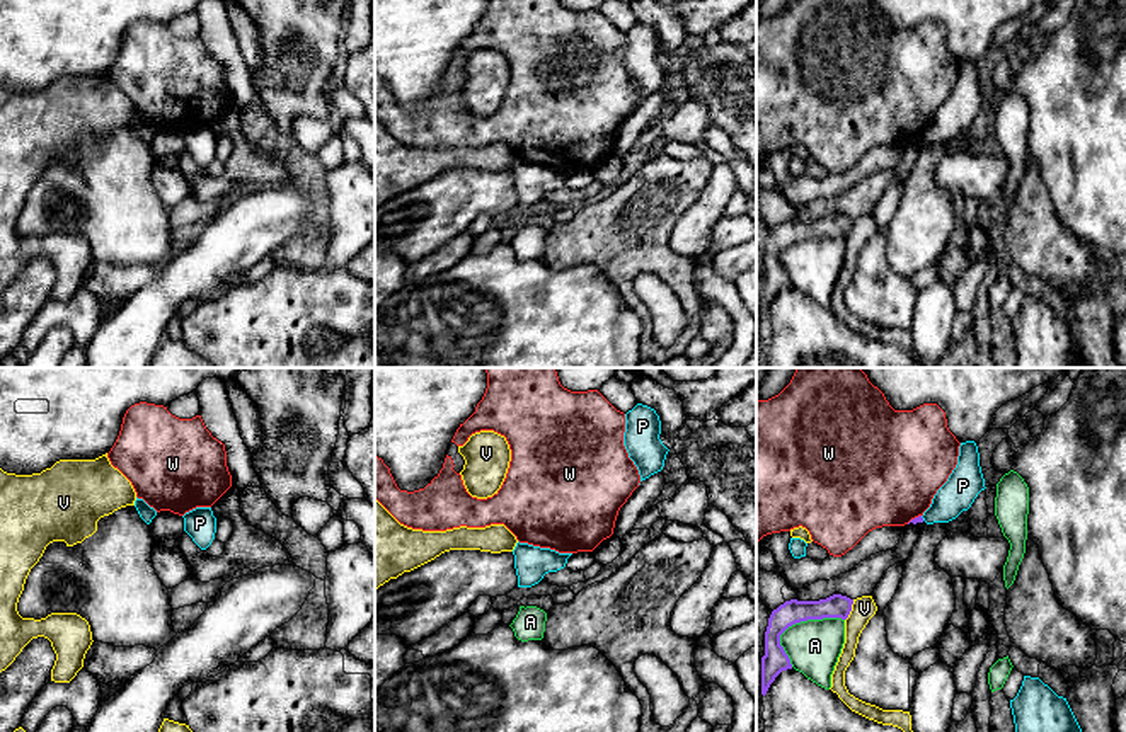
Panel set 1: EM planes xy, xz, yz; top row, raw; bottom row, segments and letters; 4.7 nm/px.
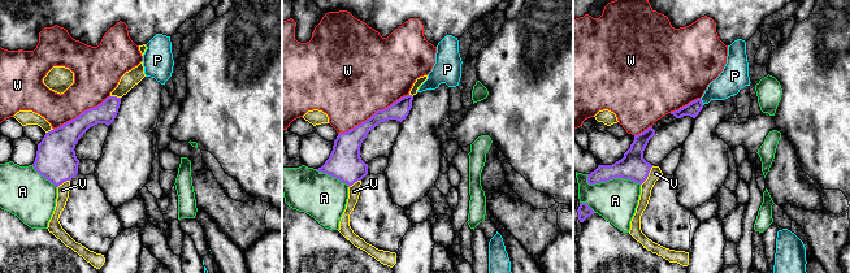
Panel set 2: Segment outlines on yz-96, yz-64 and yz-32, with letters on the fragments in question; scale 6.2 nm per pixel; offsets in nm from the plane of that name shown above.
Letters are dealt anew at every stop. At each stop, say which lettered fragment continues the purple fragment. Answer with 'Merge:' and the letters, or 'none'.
Merge: none

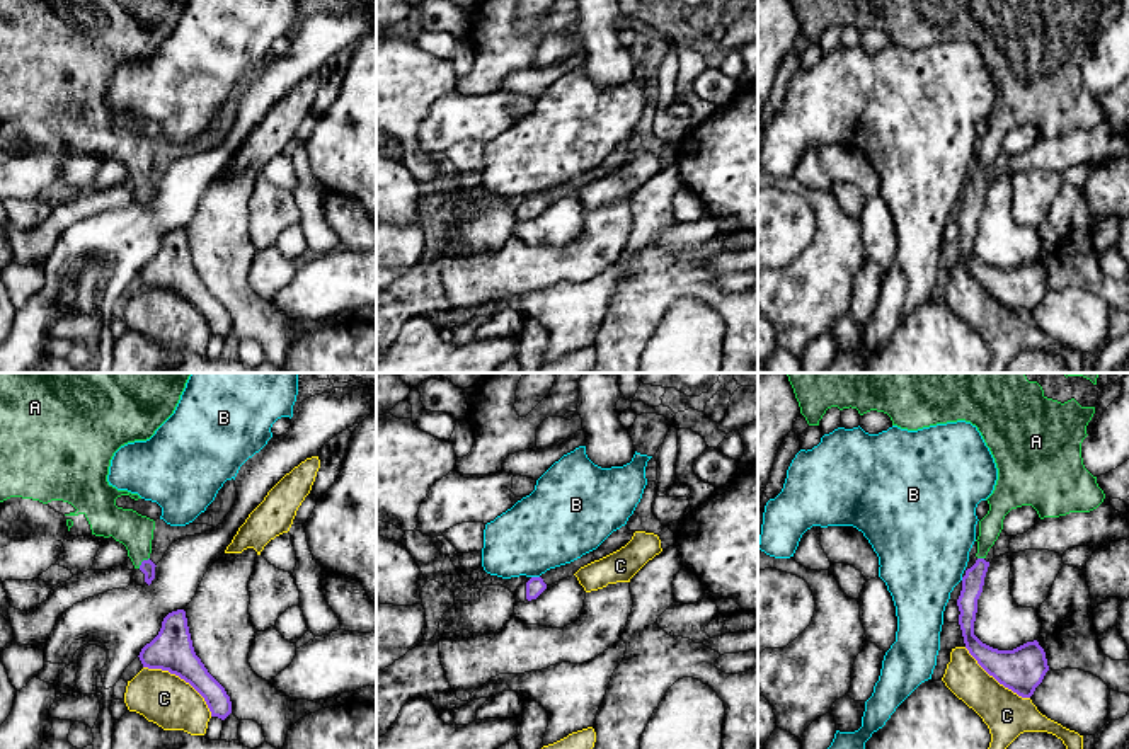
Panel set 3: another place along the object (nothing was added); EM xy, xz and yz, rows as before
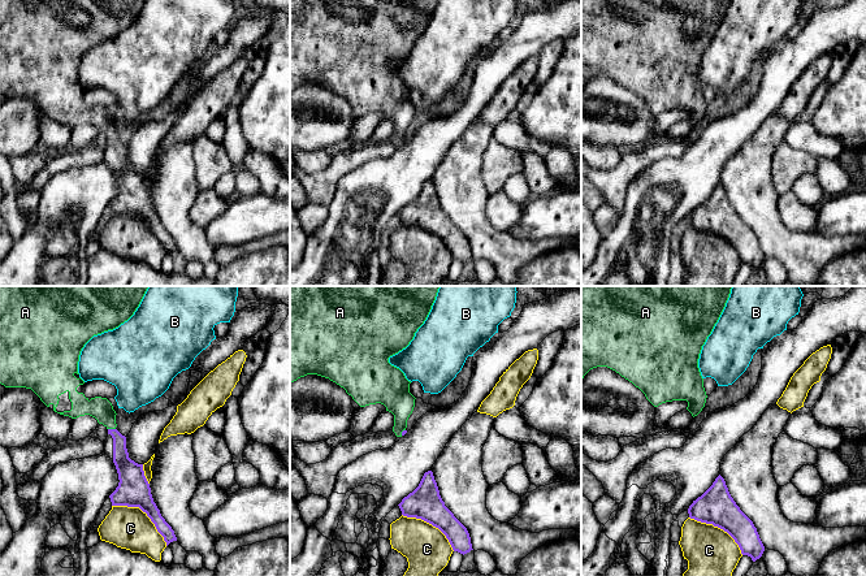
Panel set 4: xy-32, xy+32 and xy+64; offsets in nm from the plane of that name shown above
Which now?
Merge: A

